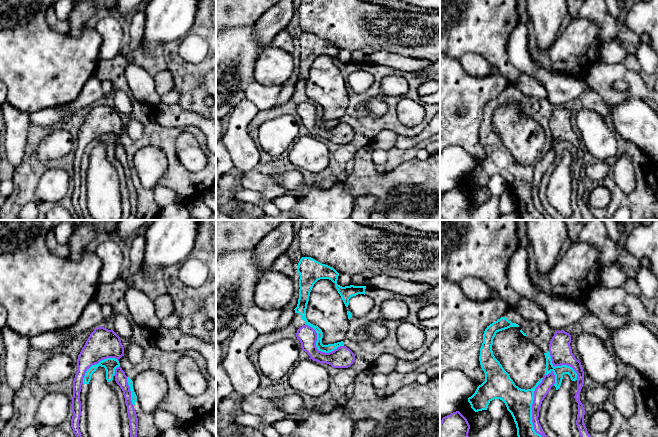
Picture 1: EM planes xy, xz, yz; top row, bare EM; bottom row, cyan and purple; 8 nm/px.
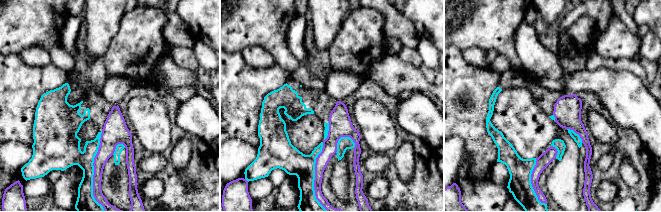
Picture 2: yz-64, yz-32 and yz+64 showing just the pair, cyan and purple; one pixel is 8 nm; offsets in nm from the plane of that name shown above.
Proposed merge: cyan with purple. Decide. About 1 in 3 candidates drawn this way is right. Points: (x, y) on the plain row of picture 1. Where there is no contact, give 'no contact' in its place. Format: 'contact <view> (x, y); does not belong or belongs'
contact yz (531, 187); does not belong

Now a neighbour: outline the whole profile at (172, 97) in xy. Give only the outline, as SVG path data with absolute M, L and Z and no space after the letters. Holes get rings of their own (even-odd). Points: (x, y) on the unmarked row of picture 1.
M173 89L160 97L161 103L166 105L174 105L178 104L180 100L180 93L177 90Z

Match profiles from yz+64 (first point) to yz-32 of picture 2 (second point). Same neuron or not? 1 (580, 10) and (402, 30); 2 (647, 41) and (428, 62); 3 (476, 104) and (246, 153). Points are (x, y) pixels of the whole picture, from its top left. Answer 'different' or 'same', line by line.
1: same
2: same
3: different

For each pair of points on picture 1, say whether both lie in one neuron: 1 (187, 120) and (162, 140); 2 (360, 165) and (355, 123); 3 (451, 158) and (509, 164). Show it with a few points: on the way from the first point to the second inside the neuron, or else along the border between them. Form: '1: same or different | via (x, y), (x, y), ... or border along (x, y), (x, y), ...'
1: different | border along (157, 117), (164, 126), (196, 126), (202, 132)
2: different | border along (369, 145), (361, 147), (356, 152), (351, 172)
3: different | border along (478, 162), (467, 174)

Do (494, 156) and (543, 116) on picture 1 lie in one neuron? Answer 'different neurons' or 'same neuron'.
same neuron

